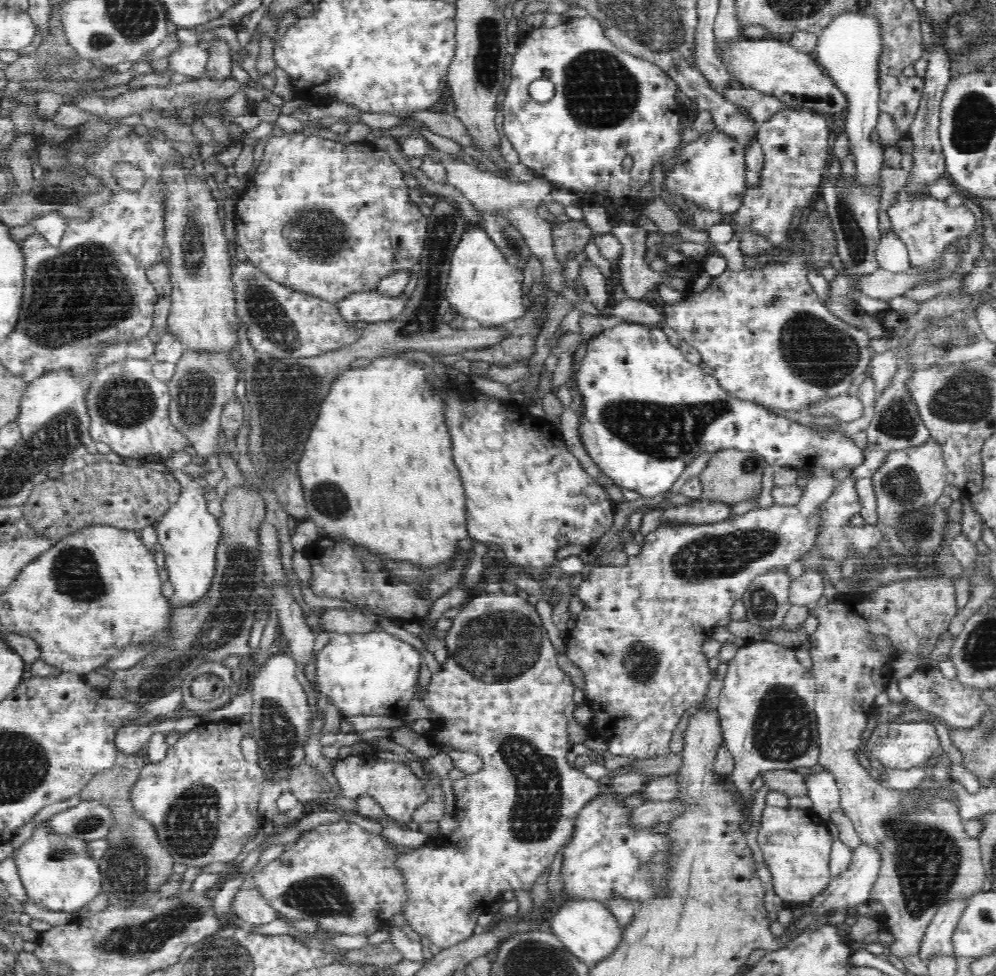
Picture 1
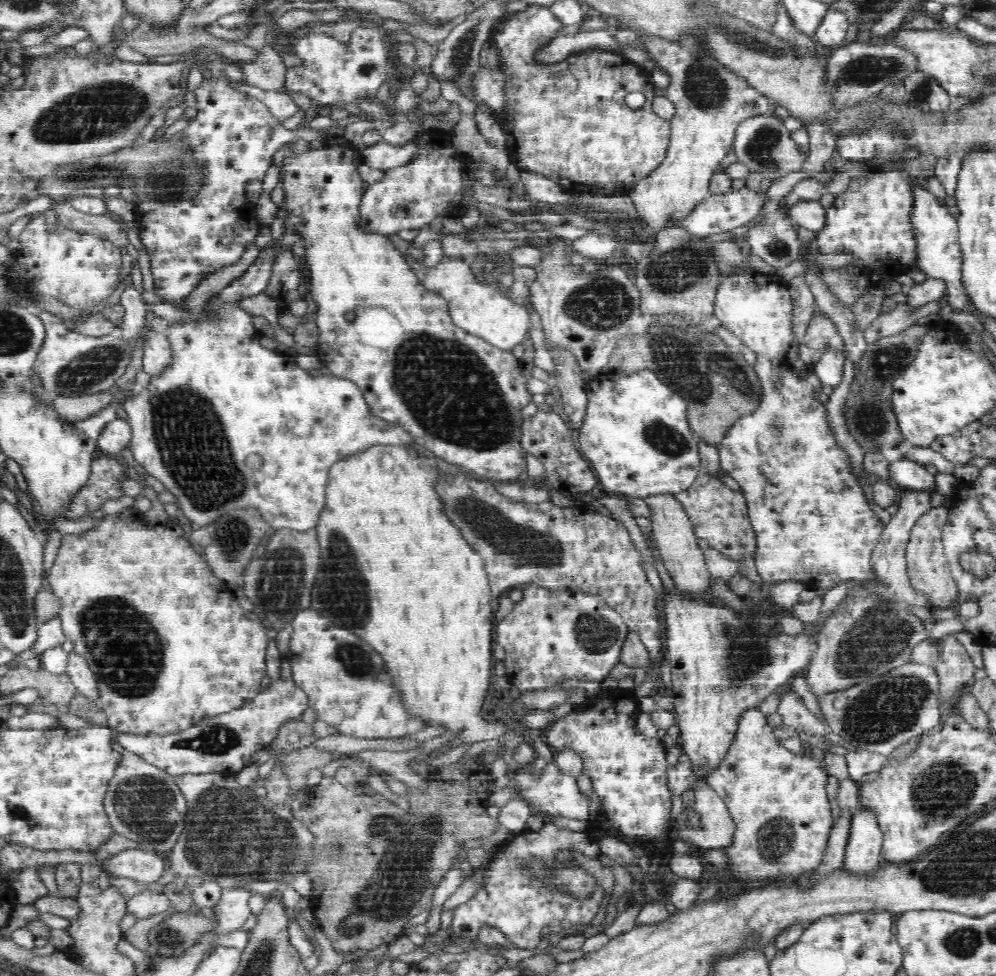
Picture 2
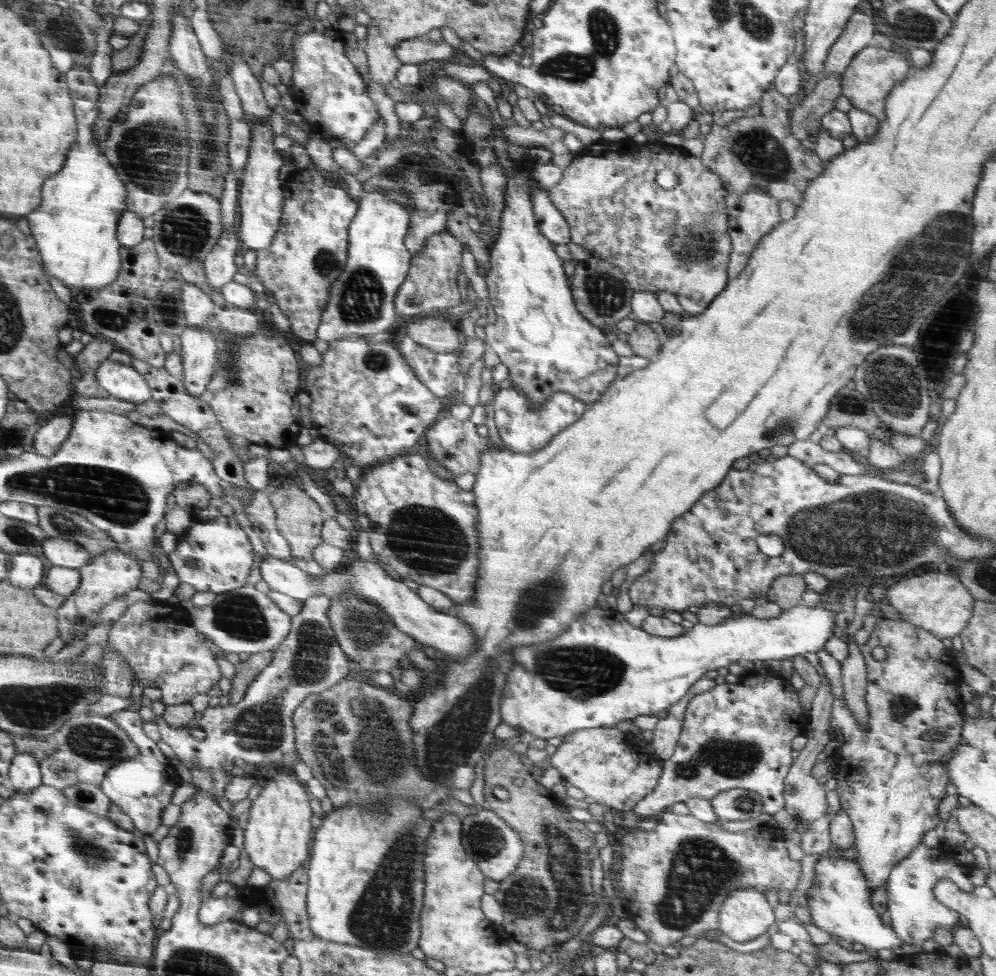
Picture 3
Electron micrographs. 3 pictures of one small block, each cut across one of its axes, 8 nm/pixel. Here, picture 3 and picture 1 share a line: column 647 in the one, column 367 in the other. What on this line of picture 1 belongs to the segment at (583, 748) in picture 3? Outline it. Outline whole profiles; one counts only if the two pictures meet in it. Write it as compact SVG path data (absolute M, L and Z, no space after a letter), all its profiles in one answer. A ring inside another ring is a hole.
M360 754L360 756L348 756L334 764L333 774L343 791L343 796L352 800L360 798L361 795L371 796L384 809L389 820L409 822L413 812L428 800L423 779L412 772L406 763L378 760Z

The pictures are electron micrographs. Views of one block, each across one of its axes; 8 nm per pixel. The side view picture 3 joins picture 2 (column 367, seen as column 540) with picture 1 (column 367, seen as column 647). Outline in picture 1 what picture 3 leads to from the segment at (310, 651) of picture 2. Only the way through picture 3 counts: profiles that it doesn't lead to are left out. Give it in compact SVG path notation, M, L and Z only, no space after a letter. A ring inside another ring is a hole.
M381 629L367 633L332 633L329 642L316 654L316 682L320 694L328 698L343 716L376 715L403 718L419 682L422 656L414 646Z

